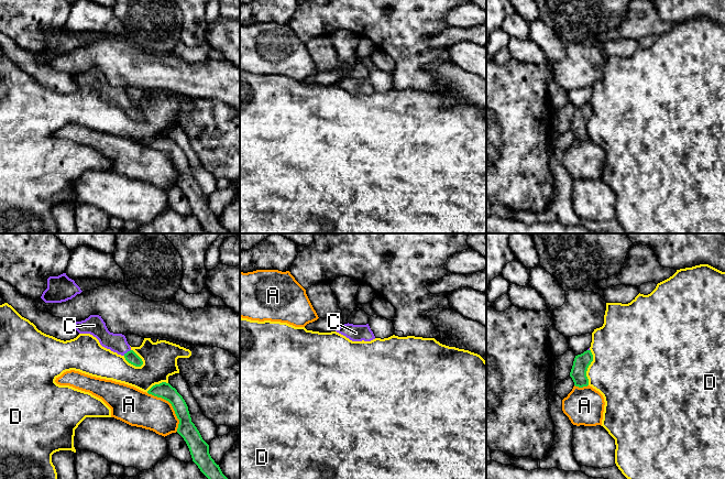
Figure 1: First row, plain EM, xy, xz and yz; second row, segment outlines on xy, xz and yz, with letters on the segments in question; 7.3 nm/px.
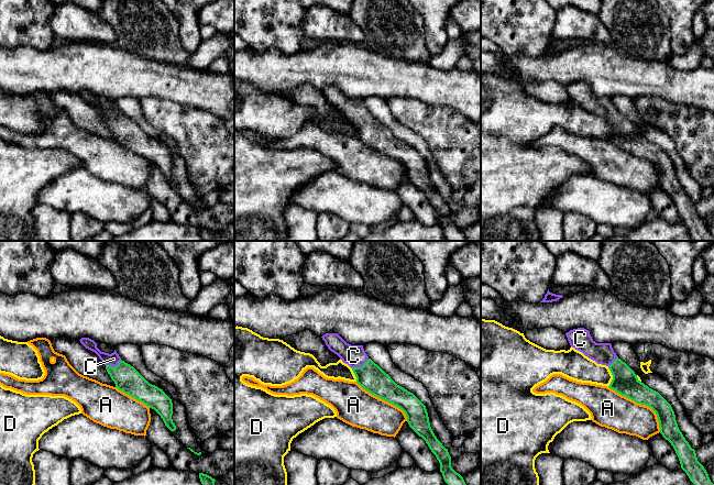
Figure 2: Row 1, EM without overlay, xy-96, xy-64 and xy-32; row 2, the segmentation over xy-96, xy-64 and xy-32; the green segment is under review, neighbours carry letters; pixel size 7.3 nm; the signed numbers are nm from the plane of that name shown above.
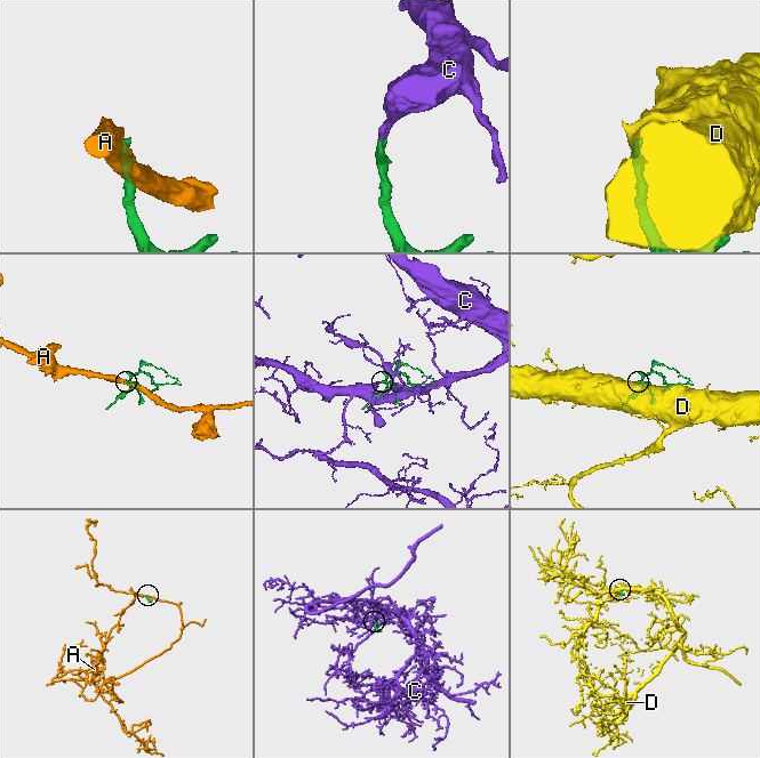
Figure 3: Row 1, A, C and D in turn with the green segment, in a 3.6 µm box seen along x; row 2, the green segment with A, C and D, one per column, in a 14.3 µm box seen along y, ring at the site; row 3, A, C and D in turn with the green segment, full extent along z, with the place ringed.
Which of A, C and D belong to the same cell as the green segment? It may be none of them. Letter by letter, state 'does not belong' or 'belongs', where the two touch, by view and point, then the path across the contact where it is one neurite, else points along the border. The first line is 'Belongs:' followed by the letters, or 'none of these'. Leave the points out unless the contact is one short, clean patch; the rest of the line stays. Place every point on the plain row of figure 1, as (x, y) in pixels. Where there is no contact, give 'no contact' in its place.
Belongs: C
A: does not belong; meets green in xy at (172, 159)
C: belongs; meets green in xy at (128, 105); runs through xy (131, 110), (128, 105), (117, 96)
D: does not belong; meets green in xy at (133, 118)

